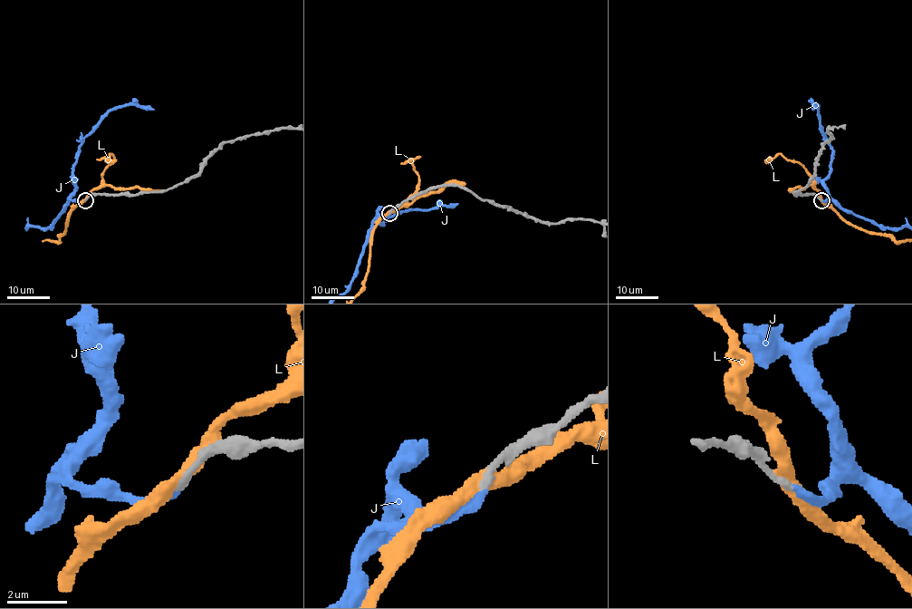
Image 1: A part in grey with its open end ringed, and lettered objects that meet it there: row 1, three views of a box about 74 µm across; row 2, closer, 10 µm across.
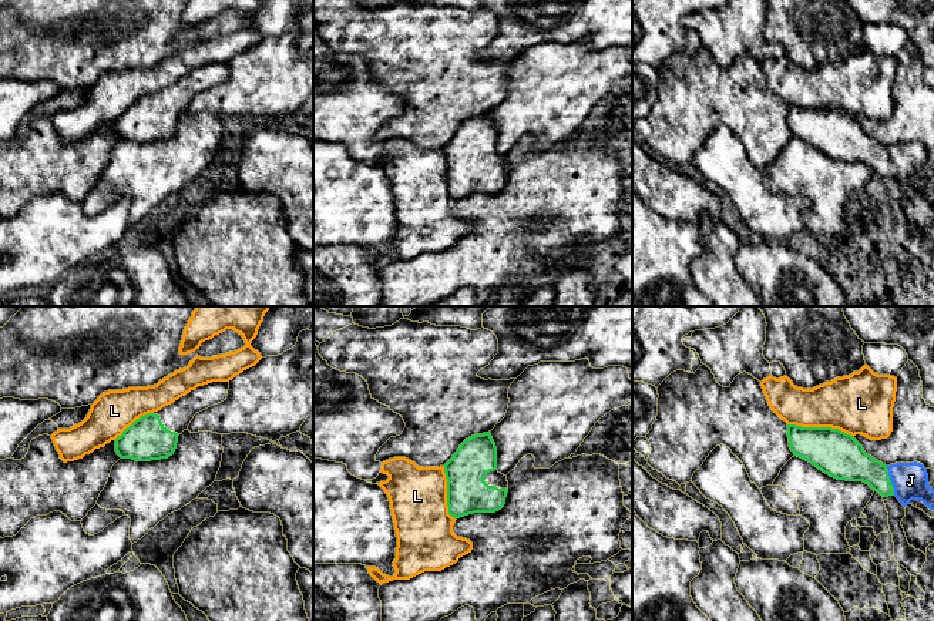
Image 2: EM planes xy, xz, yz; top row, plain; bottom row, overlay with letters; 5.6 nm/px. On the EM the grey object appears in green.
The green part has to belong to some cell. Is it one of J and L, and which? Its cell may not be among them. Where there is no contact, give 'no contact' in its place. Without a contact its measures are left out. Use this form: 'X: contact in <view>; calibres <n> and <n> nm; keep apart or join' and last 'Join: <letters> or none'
J: contact in yz; calibres 200 and 200 nm; join
L: contact in yz; calibres 260 and 340 nm; keep apart
Join: J

